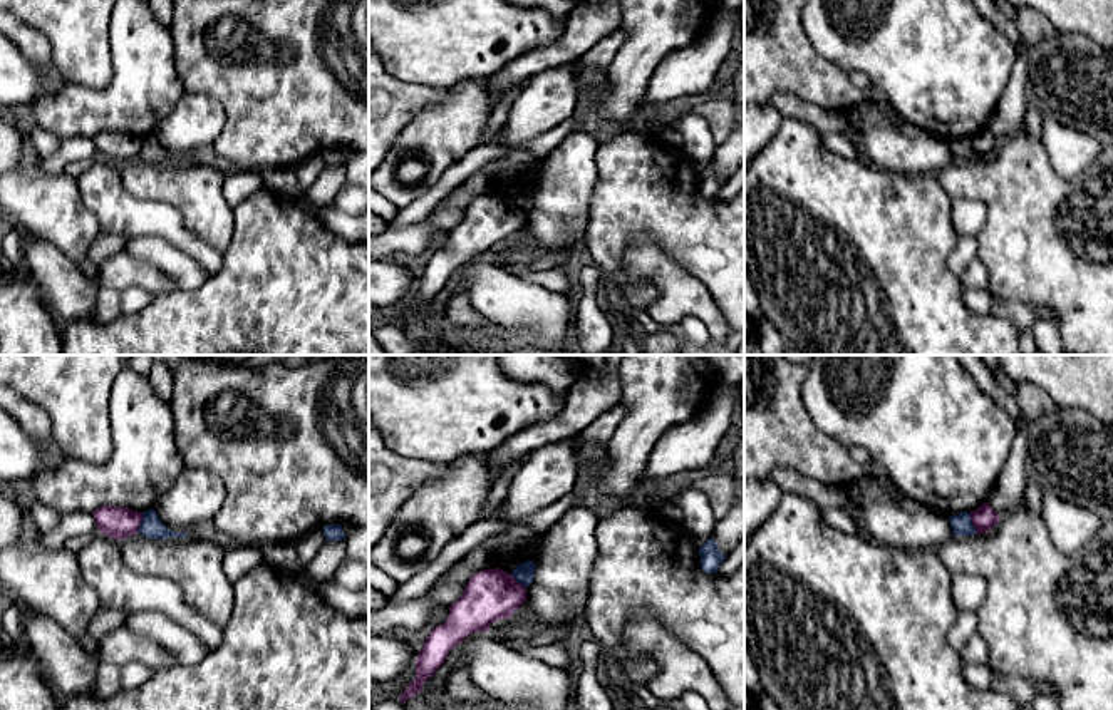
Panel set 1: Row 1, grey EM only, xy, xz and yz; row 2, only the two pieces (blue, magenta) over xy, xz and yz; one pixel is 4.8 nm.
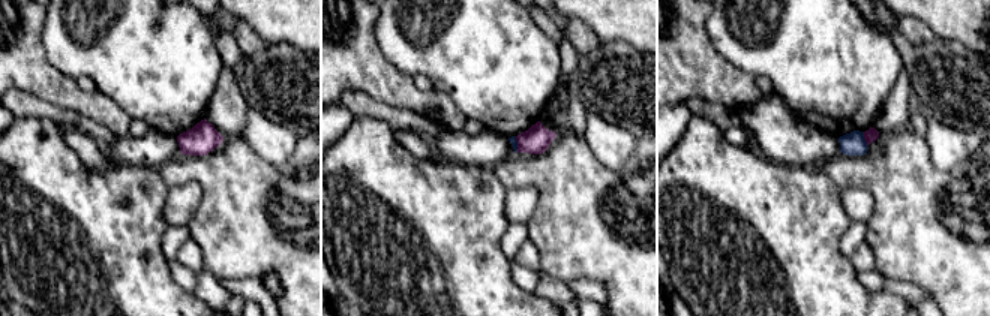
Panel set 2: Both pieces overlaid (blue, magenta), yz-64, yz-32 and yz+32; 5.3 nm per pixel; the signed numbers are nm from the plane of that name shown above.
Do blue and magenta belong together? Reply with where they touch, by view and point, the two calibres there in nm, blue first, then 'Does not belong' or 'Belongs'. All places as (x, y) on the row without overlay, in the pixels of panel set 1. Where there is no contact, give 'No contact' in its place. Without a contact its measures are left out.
Touches blue at xy (141, 148). Thickness 110 nm (blue) against 150 nm. Does not belong

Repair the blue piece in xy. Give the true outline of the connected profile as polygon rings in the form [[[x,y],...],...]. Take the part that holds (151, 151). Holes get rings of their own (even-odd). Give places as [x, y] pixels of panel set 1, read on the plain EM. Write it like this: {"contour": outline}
{"contour": [[[154,134],[144,136],[137,159],[151,164],[168,164],[168,162],[184,162],[186,157],[173,157],[164,147],[158,142]]]}

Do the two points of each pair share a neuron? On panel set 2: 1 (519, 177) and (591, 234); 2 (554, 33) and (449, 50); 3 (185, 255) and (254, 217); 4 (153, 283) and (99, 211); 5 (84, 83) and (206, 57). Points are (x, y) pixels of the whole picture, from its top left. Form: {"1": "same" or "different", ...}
{"1": "same", "2": "different", "3": "different", "4": "same", "5": "different"}

